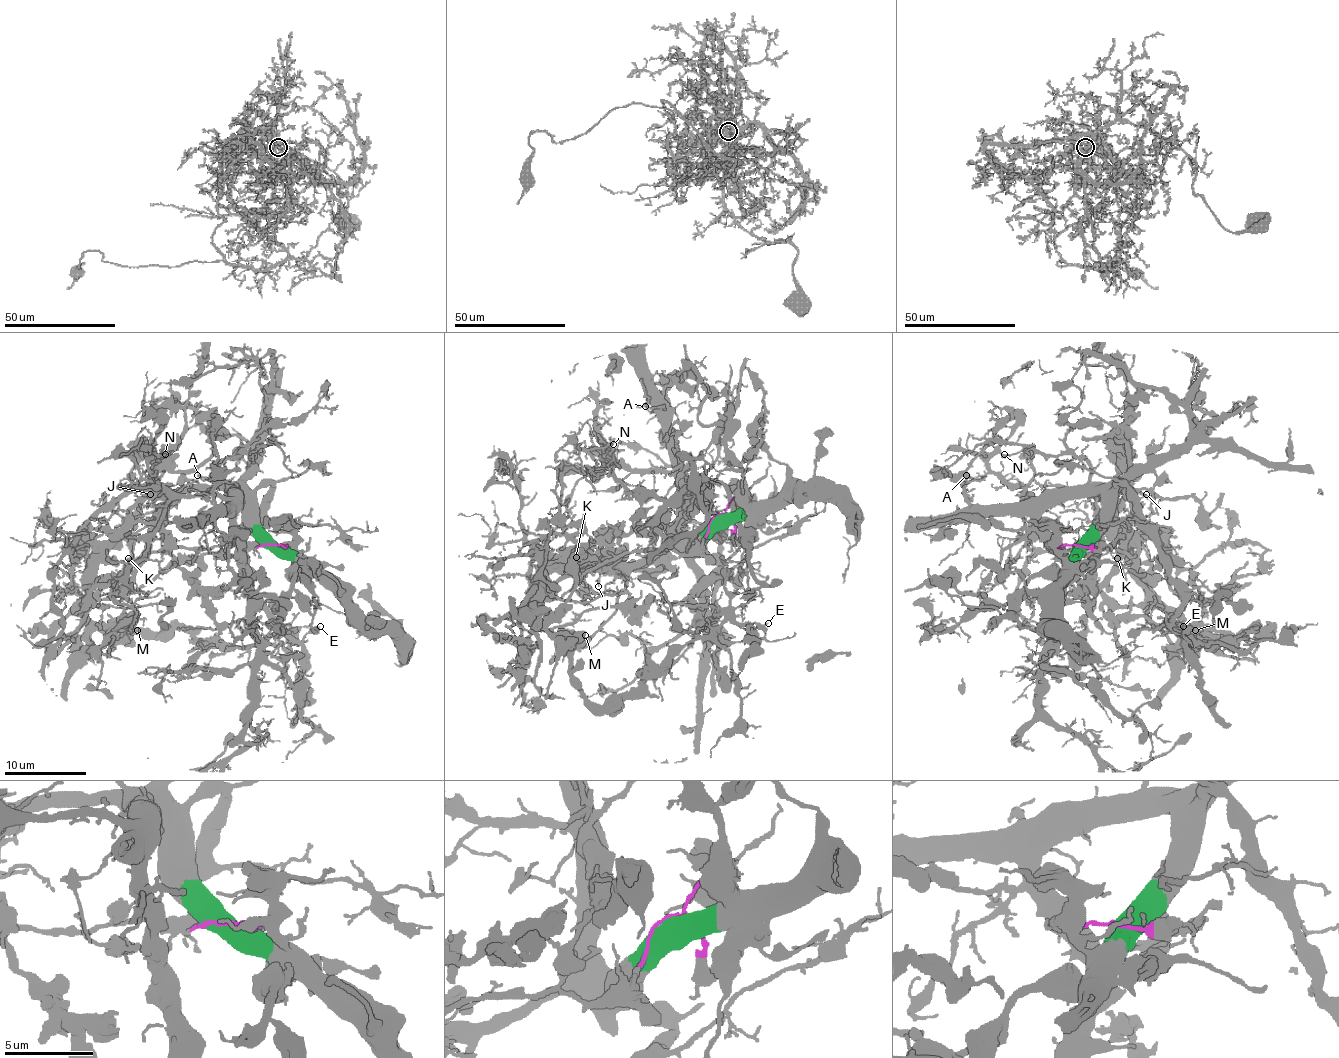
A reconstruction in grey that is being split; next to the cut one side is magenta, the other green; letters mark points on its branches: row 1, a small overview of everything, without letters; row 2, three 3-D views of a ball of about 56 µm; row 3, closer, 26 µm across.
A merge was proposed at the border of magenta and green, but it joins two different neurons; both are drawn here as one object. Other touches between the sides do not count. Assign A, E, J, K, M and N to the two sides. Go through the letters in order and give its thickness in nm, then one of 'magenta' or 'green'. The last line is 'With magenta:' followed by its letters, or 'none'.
A: 150 nm thick; green
E: 180 nm thick; green
J: 240 nm thick; green
K: 140 nm thick; magenta
M: 650 nm thick; magenta
N: 140 nm thick; green
With magenta: K, M

